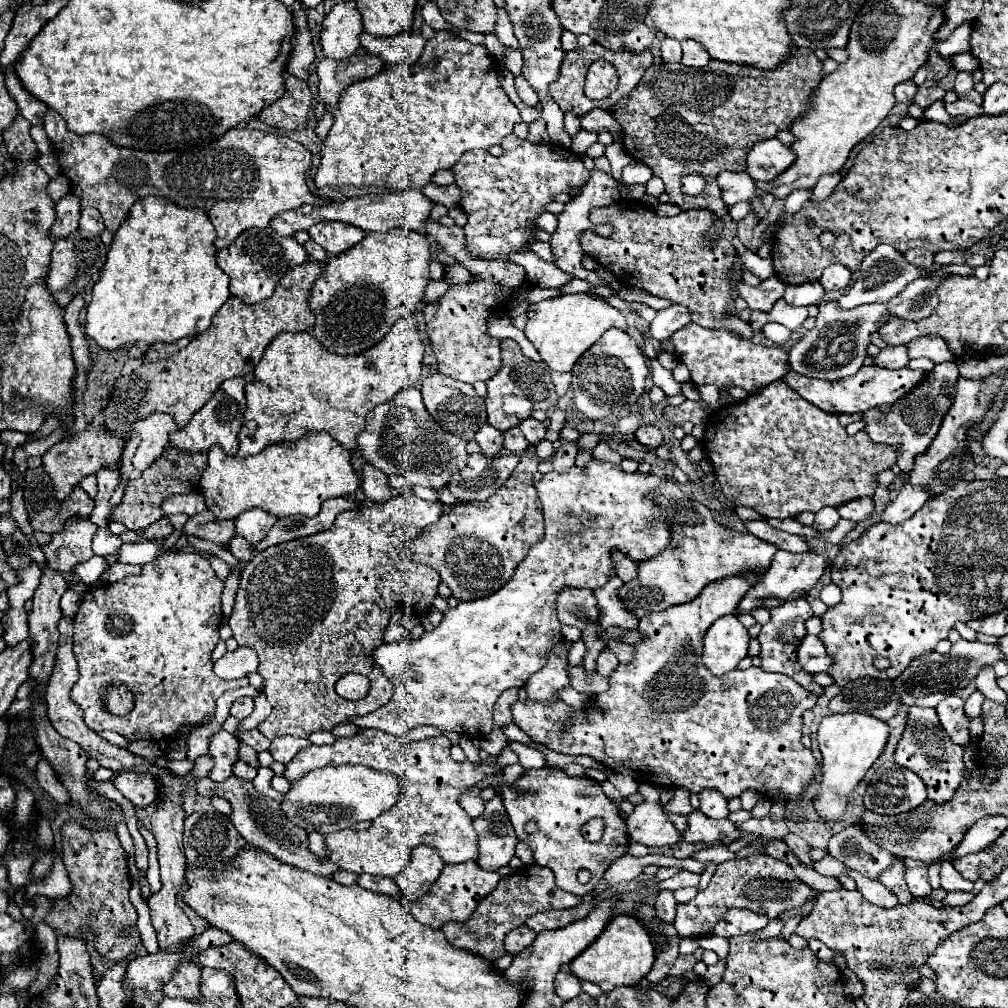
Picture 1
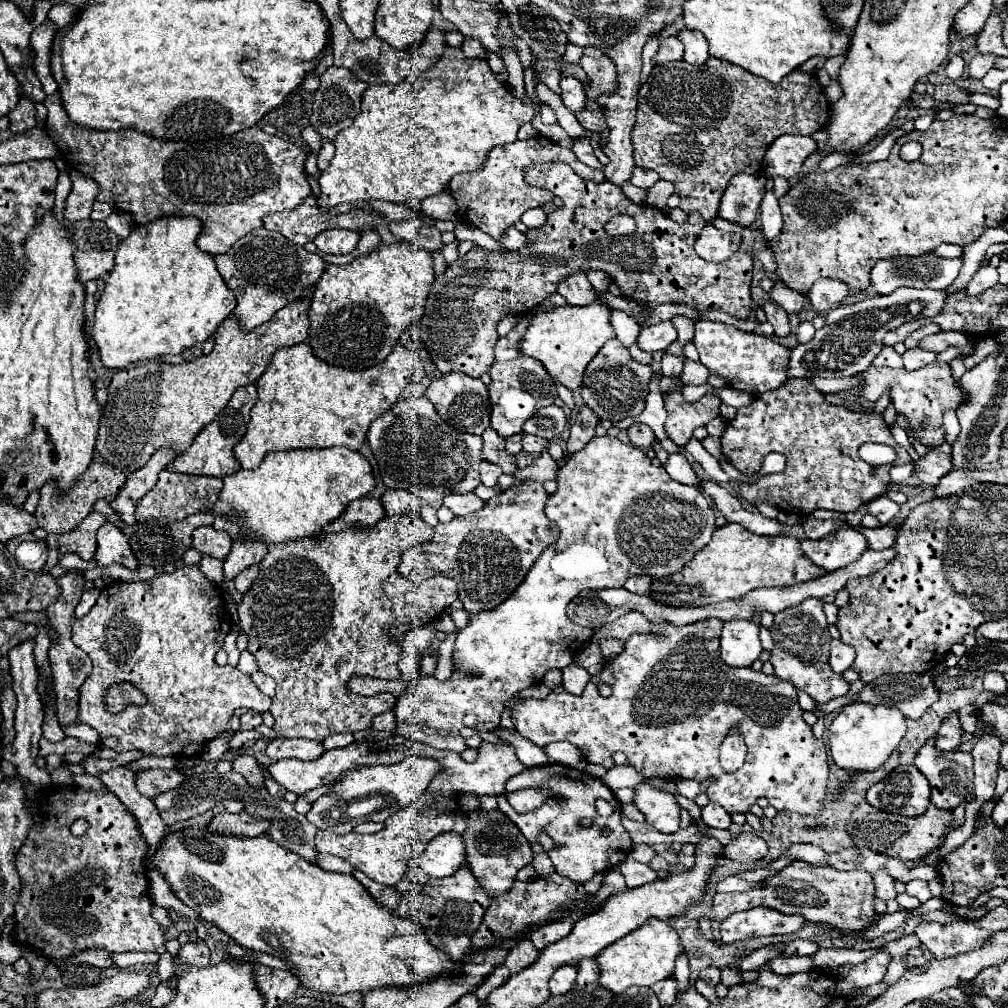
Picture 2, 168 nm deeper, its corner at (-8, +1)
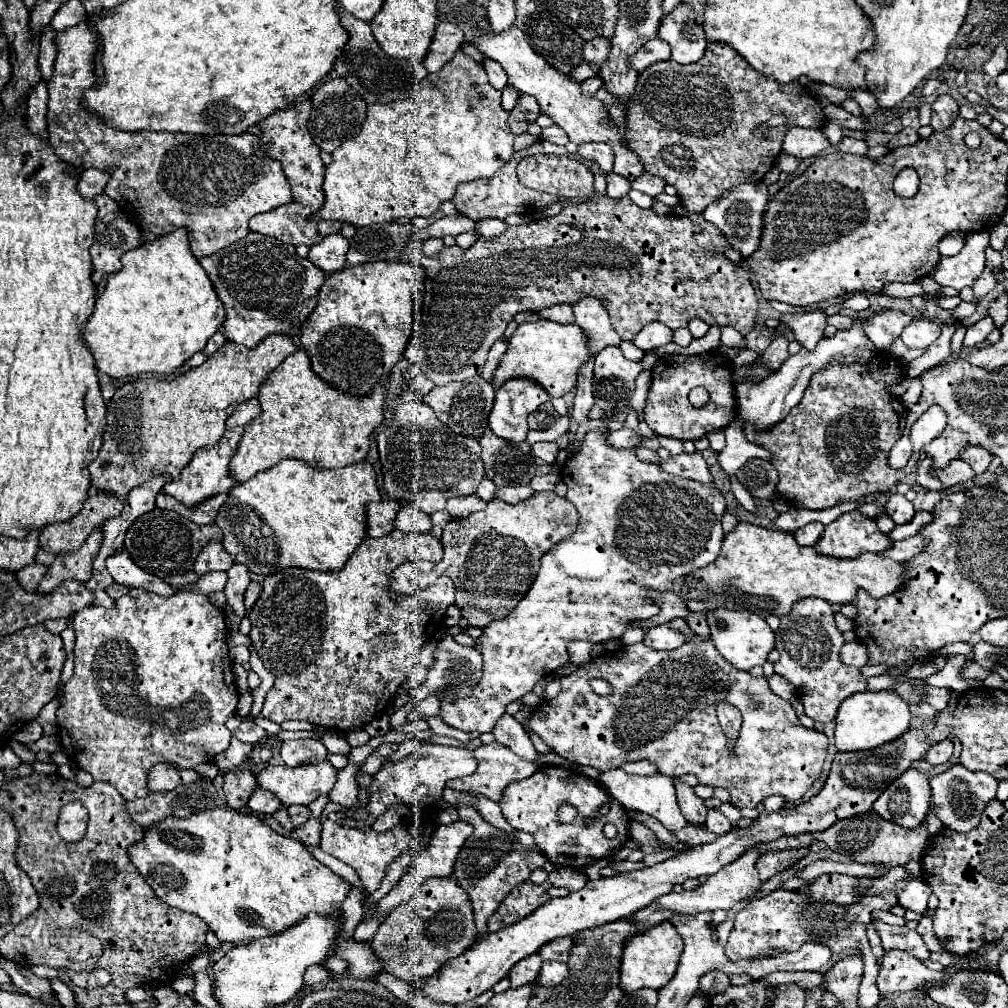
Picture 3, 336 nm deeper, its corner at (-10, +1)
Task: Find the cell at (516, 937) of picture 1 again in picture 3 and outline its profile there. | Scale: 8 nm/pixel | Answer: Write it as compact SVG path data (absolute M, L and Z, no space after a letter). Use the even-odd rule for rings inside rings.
M532 953L526 959L522 959L520 963L516 963L512 967L512 971L508 973L512 987L522 987L522 985L534 981L540 973L540 967L542 967L542 959L540 959L538 953Z

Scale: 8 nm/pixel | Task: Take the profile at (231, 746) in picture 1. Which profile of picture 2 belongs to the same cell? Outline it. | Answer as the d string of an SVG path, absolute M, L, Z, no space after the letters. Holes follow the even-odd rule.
M238 755L232 761L232 769L236 773L240 773L244 779L248 779L248 785L254 789L262 789L264 787L264 773L258 767L258 761L252 755Z

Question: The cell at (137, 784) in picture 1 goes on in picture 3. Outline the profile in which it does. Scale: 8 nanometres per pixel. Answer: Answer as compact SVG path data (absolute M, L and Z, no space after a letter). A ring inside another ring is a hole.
M160 763L148 773L148 791L170 791L180 783L192 783L198 779L194 769L180 769L168 763Z

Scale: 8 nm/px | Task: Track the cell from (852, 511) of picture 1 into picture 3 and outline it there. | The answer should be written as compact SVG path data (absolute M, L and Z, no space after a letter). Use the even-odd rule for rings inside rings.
M892 493L884 505L886 509L886 515L896 523L896 525L902 525L902 523L908 523L914 515L914 505L900 493Z

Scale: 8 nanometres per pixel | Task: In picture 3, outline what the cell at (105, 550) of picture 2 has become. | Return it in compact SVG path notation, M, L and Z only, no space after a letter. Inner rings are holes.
M124 547L114 551L114 555L110 555L106 559L106 569L114 577L114 581L120 583L120 585L140 587L140 589L146 589L146 591L154 591L158 595L174 595L174 589L170 585L166 585L156 575L150 575L144 569L140 569L130 559L130 555L128 555L128 551Z

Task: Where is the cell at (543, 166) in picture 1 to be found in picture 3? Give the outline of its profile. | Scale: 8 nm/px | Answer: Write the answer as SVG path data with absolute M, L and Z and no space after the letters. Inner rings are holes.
M536 141L534 145L530 145L530 147L526 147L526 149L514 151L512 159L510 159L506 165L502 165L502 167L496 171L494 177L490 177L490 179L476 179L476 181L468 181L468 183L460 183L460 185L456 187L456 195L454 195L454 199L452 199L454 205L458 207L458 211L460 211L462 215L470 217L472 221L482 221L482 219L488 219L488 217L490 217L490 219L506 219L508 215L514 215L514 213L528 215L528 213L534 211L534 205L532 205L532 203L546 203L546 205L556 203L558 197L554 197L554 195L544 195L544 193L538 193L538 191L530 191L530 189L526 189L526 187L518 181L518 177L516 177L516 165L518 165L518 161L524 159L526 155L536 155L536 153L566 155L566 157L572 157L574 161L584 163L584 165L594 173L596 193L598 193L598 195L604 195L604 193L606 193L606 177L604 177L604 171L602 171L596 163L584 161L578 153L570 155L570 153L566 151L566 147L560 147L560 145L554 145L554 143L548 143L548 141Z

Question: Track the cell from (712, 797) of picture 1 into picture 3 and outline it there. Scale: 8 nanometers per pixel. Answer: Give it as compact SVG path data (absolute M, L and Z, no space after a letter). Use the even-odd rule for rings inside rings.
M710 809L706 815L706 829L716 833L716 835L726 835L732 831L732 825L720 809Z

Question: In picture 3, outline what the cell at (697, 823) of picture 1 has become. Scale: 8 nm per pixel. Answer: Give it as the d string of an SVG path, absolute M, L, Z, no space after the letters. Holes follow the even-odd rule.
M786 849L786 851L768 851L768 853L762 853L758 857L758 861L756 861L756 869L760 873L760 879L766 881L774 873L792 867L806 853L808 853L806 849Z

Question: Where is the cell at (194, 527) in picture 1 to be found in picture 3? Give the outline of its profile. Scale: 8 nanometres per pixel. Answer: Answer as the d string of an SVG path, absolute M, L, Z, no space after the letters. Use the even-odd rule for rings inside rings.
M210 541L208 547L204 547L194 563L194 571L198 575L204 575L208 571L226 571L232 567L232 555L222 547L220 541Z

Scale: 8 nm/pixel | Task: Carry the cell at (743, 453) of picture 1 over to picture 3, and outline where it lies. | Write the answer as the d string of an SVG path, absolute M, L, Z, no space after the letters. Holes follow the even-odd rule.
M878 351L876 359L872 359L868 365L824 367L812 375L810 387L806 389L802 401L786 415L786 419L772 425L770 431L760 431L752 423L744 423L746 439L772 455L770 463L780 475L776 485L780 499L792 507L830 509L844 501L856 501L864 495L888 493L904 475L908 475L918 465L918 455L910 459L906 469L892 469L888 465L888 453L892 445L902 437L906 423L906 407L902 407L900 399L892 397L886 391L888 385L902 381L898 373L902 373L902 365L888 351Z

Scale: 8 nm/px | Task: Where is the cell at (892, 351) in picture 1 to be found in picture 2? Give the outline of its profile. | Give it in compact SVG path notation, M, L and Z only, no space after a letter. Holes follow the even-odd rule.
M908 349L904 353L904 369L918 369L924 367L928 363L932 363L936 359L936 353L932 351L924 351L924 349Z

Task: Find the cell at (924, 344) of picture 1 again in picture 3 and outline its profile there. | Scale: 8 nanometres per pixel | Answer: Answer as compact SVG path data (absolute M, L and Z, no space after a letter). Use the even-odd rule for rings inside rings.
M914 319L912 325L908 325L902 331L902 341L906 347L914 347L914 349L926 349L928 345L932 345L938 337L940 337L942 329L930 321L924 319Z

